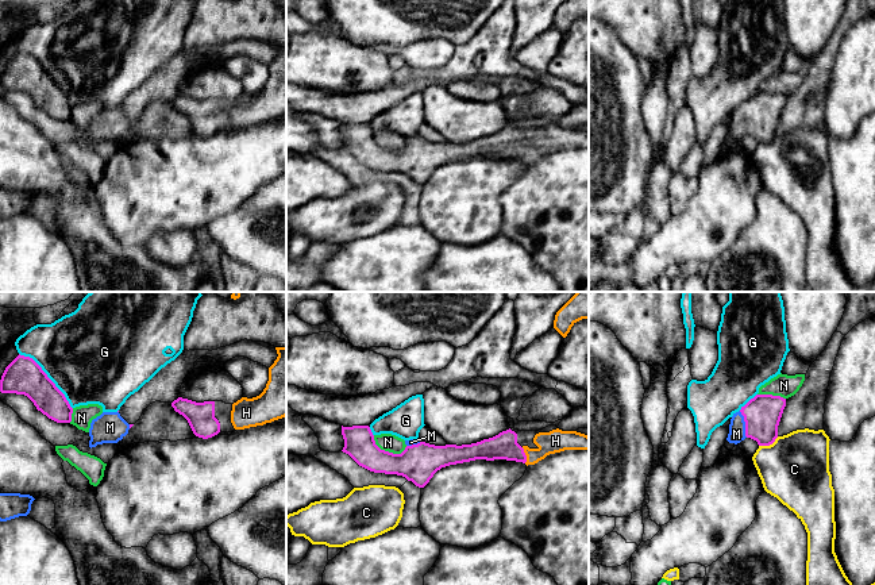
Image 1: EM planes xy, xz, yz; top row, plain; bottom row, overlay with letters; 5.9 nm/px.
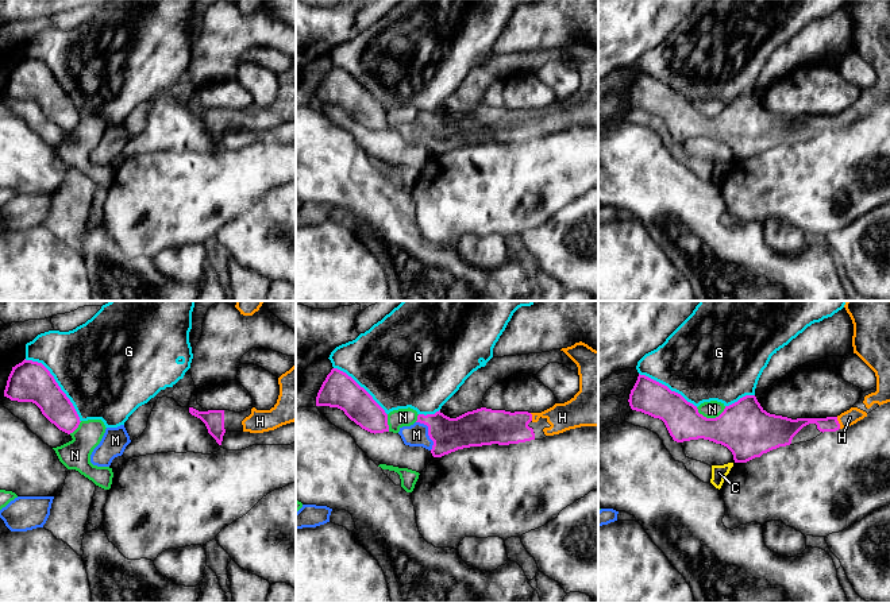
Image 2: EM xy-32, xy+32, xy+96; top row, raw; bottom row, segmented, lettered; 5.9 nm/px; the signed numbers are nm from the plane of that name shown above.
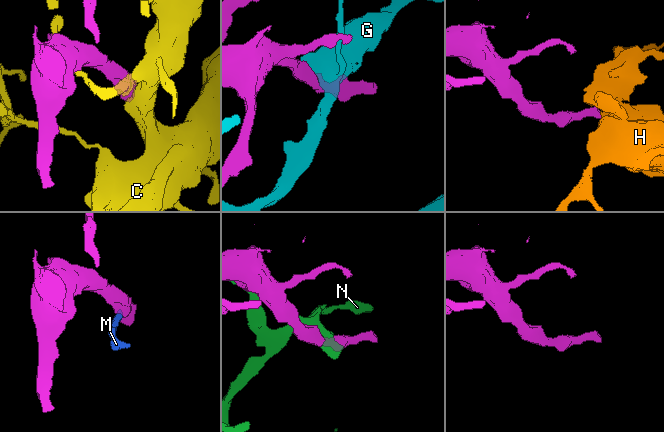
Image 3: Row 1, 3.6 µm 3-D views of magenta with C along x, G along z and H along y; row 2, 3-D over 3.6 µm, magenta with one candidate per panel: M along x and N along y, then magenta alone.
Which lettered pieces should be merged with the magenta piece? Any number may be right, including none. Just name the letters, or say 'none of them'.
H, M

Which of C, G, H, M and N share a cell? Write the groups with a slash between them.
C / G / H M / N

